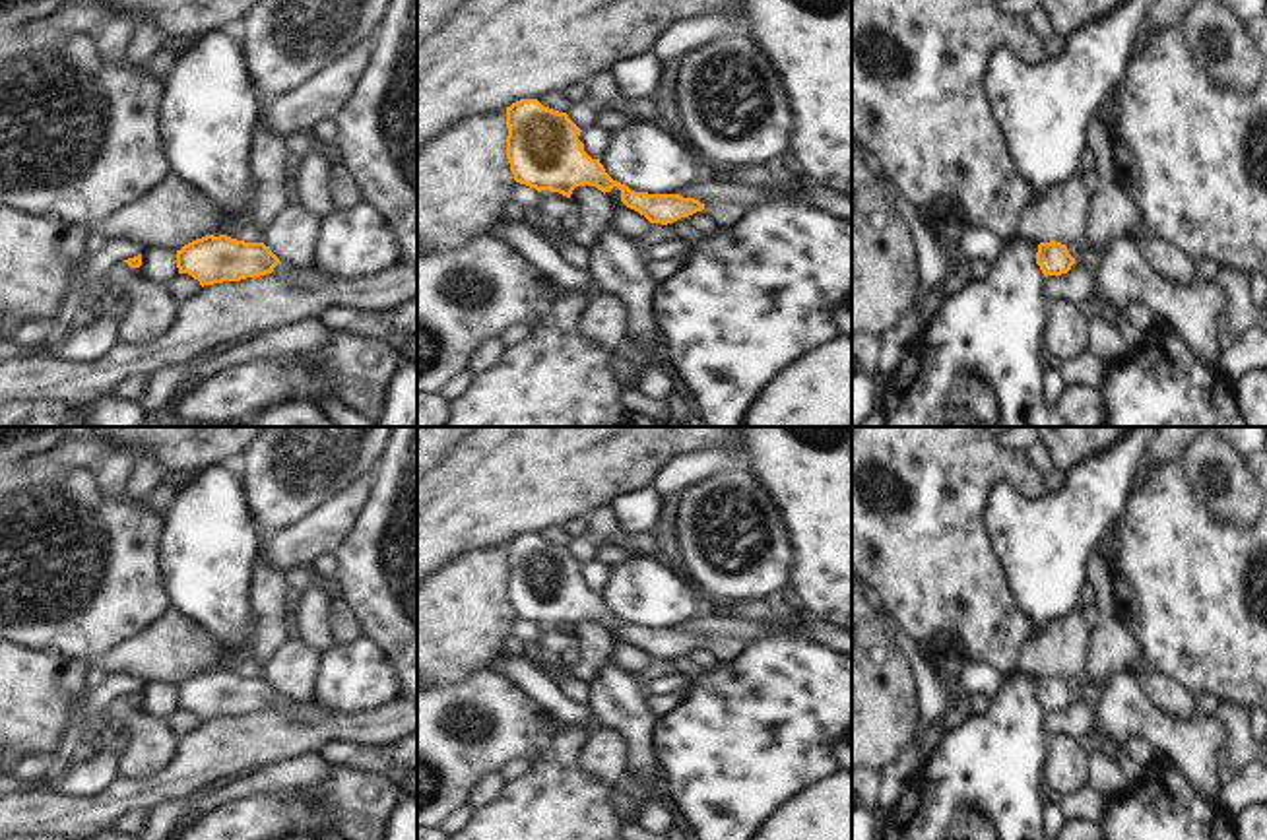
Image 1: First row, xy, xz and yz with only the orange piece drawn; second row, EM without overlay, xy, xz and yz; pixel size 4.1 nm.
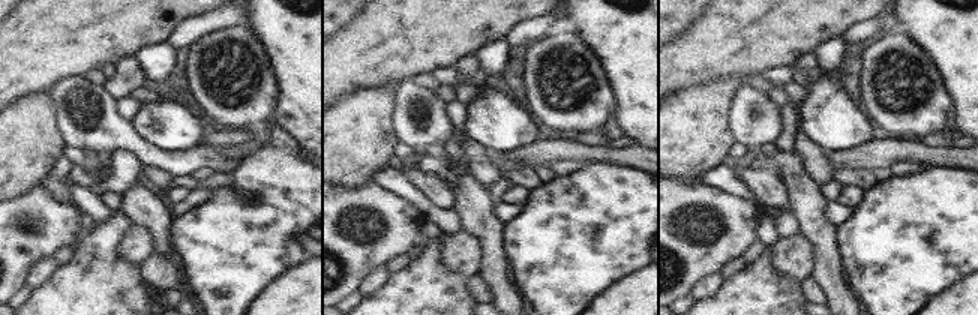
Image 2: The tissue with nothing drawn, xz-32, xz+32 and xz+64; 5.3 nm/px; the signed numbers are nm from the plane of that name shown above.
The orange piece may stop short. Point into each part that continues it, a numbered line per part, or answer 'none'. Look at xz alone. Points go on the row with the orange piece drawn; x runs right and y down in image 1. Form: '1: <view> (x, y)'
1: xz (724, 214)

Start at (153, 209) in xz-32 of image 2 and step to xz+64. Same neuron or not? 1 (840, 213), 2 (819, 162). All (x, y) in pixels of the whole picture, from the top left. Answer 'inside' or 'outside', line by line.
1: outside
2: outside

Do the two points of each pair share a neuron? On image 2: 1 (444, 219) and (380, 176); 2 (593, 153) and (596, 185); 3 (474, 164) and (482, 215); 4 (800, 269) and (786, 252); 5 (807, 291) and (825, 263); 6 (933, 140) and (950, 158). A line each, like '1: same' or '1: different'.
1: same
2: different
3: different
4: same
5: different
6: different

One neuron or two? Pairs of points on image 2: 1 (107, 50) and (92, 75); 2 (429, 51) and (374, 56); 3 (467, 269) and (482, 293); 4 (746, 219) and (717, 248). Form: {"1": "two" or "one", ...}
{"1": "two", "2": "one", "3": "two", "4": "one"}

